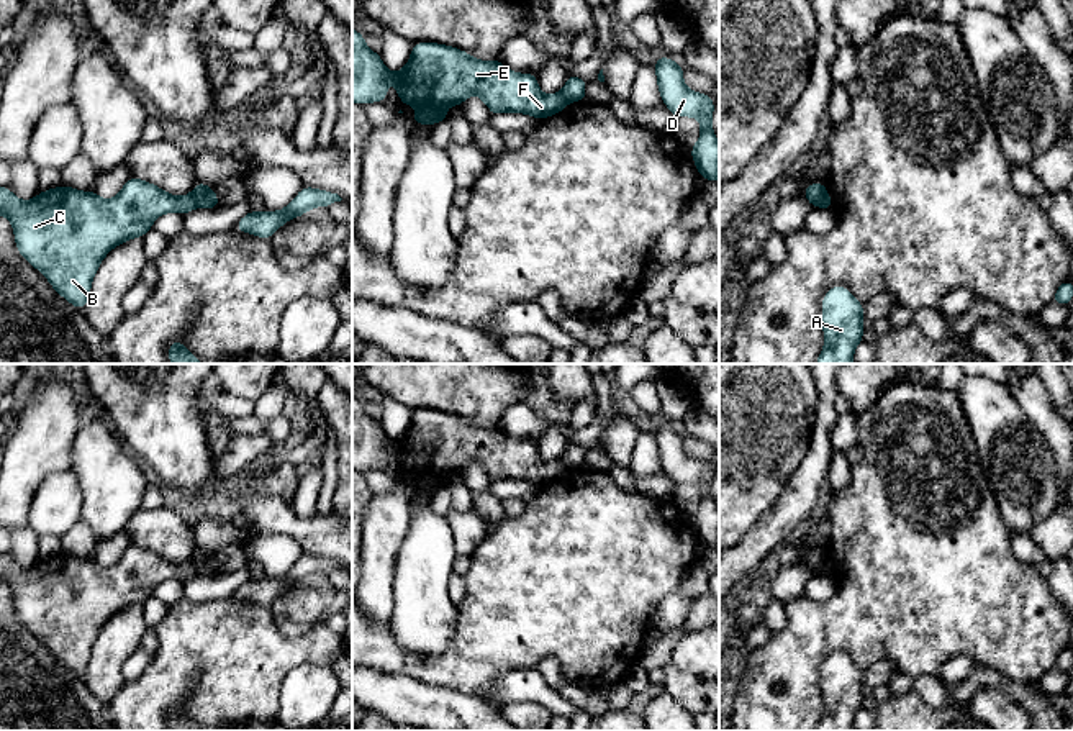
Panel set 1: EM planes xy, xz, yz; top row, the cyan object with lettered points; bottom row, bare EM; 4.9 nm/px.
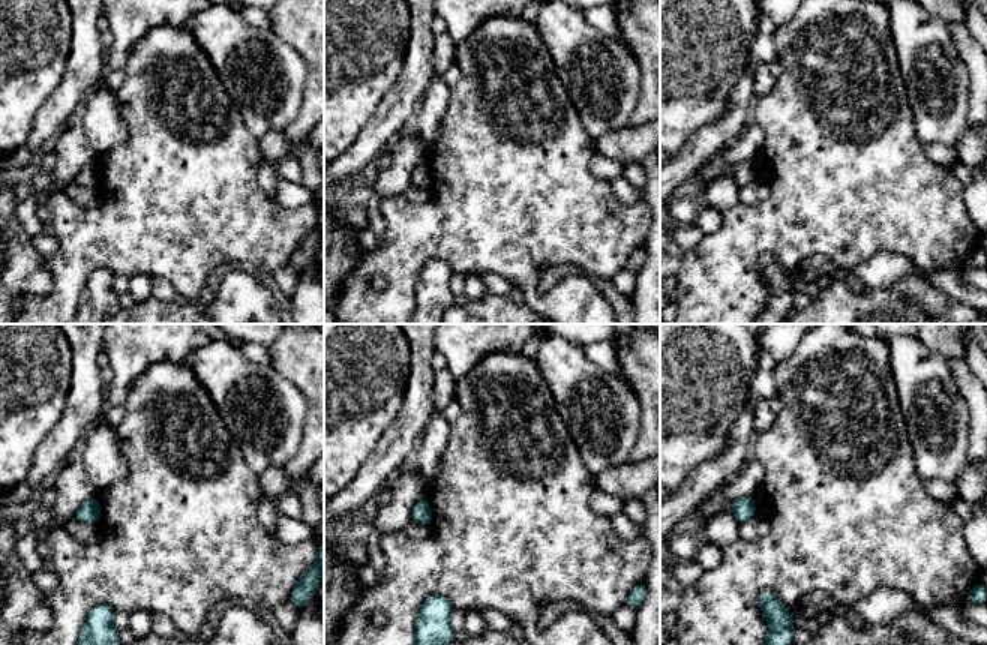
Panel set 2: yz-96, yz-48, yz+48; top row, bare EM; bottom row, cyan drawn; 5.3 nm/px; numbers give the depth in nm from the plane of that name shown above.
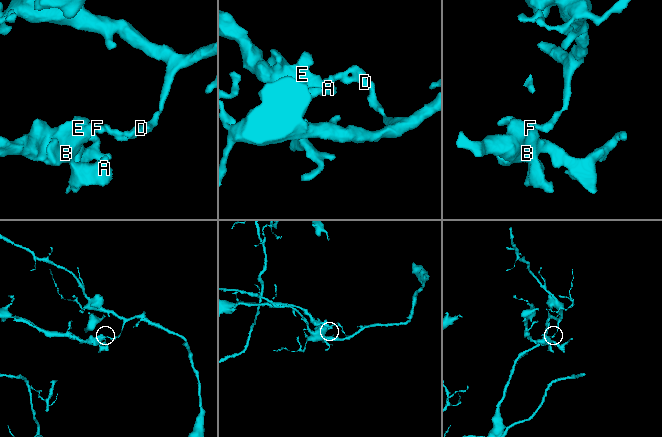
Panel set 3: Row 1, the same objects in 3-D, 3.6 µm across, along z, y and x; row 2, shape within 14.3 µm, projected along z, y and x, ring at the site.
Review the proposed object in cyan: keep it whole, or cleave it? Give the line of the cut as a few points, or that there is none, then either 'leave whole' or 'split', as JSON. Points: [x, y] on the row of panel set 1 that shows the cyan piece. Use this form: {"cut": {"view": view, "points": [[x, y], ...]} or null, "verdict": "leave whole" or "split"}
{"cut": {"view": "yz", "points": [[824, 187], [816, 205]]}, "verdict": "split"}

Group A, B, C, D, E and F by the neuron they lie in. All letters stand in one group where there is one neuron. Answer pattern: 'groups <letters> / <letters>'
groups A B C E F / D

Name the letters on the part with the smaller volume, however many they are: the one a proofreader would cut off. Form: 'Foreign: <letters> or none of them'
Foreign: A, B, C, E, F

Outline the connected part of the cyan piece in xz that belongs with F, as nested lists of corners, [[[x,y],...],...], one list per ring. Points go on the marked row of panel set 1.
[[[352,28],[352,102],[372,103],[385,102],[387,82],[396,85],[401,103],[416,105],[413,121],[419,125],[436,125],[447,120],[447,105],[457,107],[467,97],[477,93],[488,107],[491,115],[526,113],[537,120],[560,113],[567,107],[562,93],[546,95],[539,90],[537,75],[508,70],[498,59],[477,61],[469,52],[437,43],[414,43],[408,64],[392,74],[380,59],[370,51],[365,38]]]

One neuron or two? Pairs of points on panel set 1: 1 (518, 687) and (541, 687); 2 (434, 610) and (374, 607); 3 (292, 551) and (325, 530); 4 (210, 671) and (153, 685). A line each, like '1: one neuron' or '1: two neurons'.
1: one neuron
2: two neurons
3: two neurons
4: one neuron

